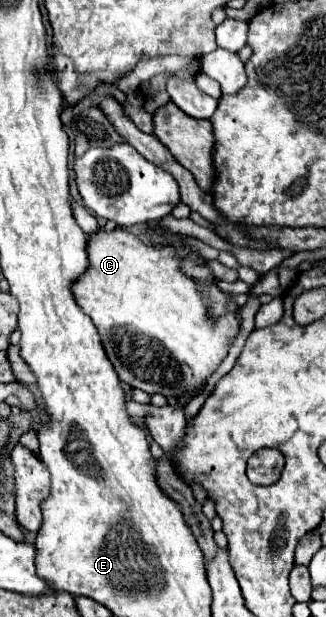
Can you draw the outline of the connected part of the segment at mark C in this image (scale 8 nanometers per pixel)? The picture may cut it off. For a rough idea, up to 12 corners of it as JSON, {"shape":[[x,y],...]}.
{"shape":[[123,228],[71,284],[121,382],[195,396],[239,334]]}

